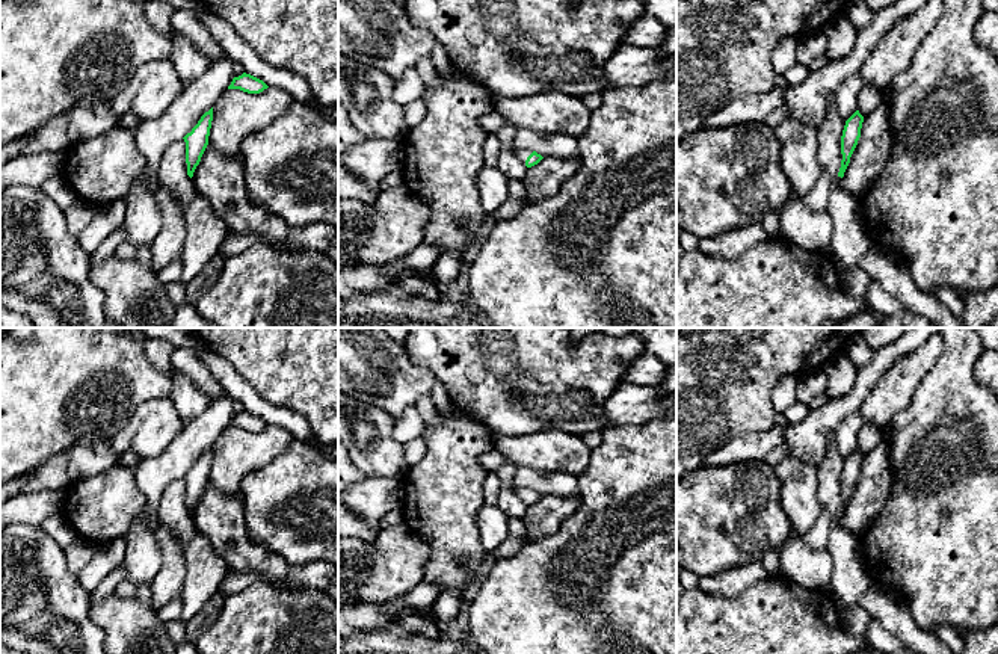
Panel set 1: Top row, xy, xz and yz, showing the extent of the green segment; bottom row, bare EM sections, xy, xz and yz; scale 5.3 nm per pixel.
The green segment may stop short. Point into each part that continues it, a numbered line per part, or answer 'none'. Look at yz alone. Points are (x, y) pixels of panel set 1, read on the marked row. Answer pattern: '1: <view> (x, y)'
1: yz (850, 239)

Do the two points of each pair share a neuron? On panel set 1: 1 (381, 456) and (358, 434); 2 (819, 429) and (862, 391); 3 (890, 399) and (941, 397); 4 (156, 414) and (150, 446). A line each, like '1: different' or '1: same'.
1: same
2: same
3: different
4: same

